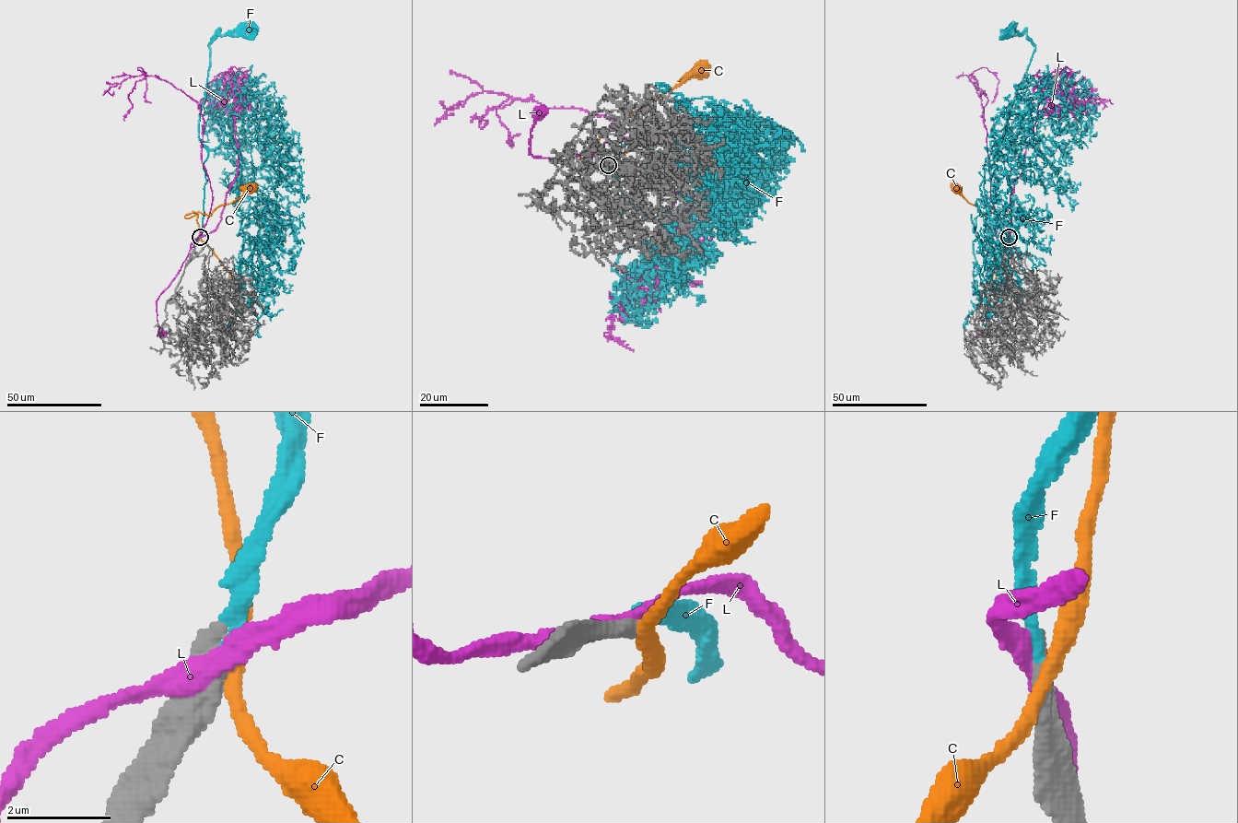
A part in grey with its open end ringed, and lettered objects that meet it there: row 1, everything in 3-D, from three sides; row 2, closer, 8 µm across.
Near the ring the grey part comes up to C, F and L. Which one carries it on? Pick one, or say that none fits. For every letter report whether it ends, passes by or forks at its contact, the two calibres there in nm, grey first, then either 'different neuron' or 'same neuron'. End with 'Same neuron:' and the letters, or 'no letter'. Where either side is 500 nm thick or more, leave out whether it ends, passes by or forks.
C: it passes by; 440 nm thick on the grey side, 280 nm on the other; different neuron
F: it ends there; 360 nm thick on the grey side, 240 nm on the other; same neuron
L: it passes by; 480 nm thick on the grey side, 300 nm on the other; different neuron
Same neuron: F

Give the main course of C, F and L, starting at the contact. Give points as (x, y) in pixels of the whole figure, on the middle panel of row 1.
C: (608, 165), (605, 170), (586, 163), (580, 158), (604, 133), (701, 72)
F: (608, 165), (614, 171), (621, 146), (605, 160), (624, 196), (624, 211), (647, 186), (694, 171), (692, 166)
L: (606, 165), (595, 167), (591, 155), (565, 159), (534, 158), (530, 153), (530, 132), (535, 112), (539, 112)

